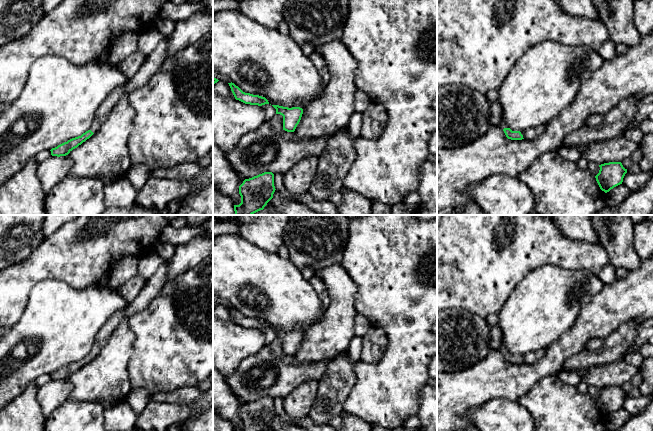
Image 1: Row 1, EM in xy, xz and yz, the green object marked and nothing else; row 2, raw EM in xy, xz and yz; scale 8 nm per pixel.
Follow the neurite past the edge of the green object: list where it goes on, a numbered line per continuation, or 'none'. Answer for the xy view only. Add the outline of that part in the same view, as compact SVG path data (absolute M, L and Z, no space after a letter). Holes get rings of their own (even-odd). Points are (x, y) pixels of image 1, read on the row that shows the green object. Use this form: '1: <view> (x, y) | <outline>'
1: xy (112, 99) | M126 84L114 89L100 104L98 107L95 117L92 122L91 131L96 133L110 112L113 110L114 106L119 102L120 98L126 93Z

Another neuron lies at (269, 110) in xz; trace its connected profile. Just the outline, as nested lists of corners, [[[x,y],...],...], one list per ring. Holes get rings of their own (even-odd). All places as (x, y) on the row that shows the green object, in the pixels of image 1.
[[[265,104],[260,107],[263,109],[265,113],[266,121],[269,121],[272,117],[276,115],[276,109],[272,105]]]

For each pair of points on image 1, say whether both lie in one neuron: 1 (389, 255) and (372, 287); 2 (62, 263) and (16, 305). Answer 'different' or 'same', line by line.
1: same
2: same

